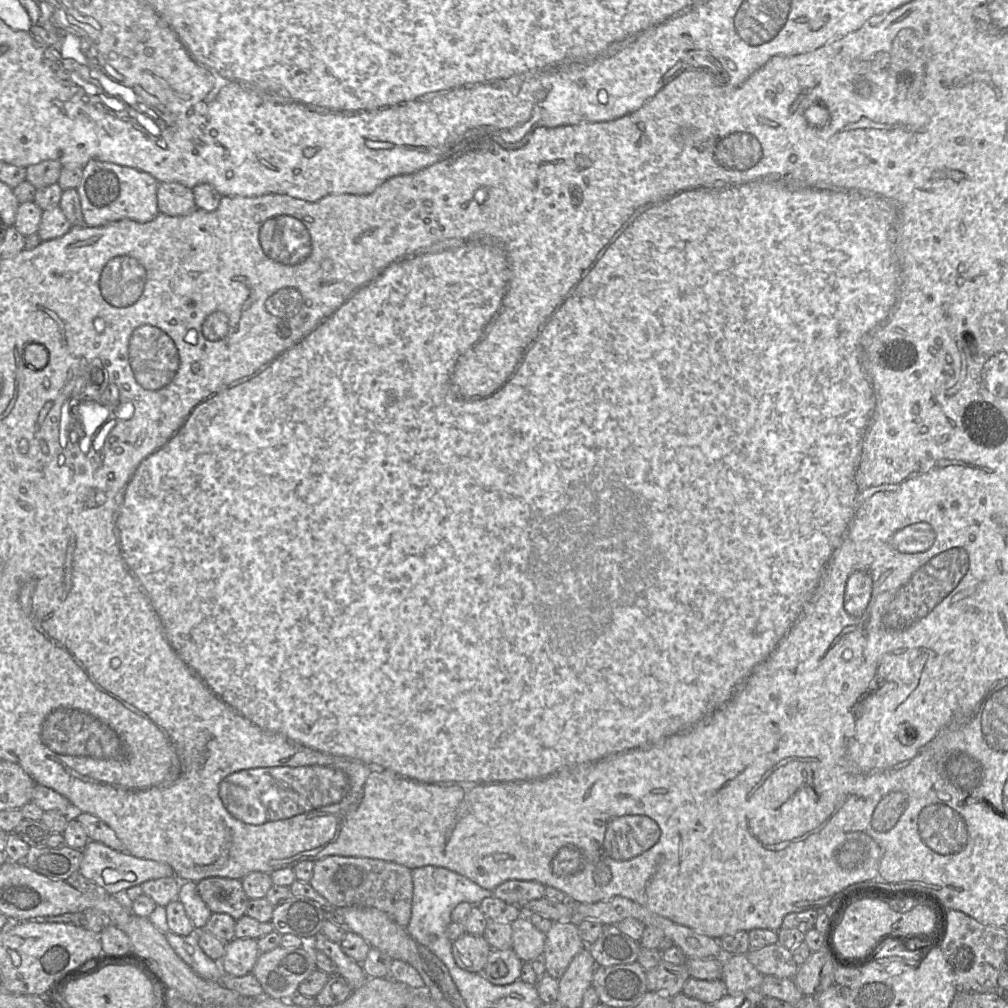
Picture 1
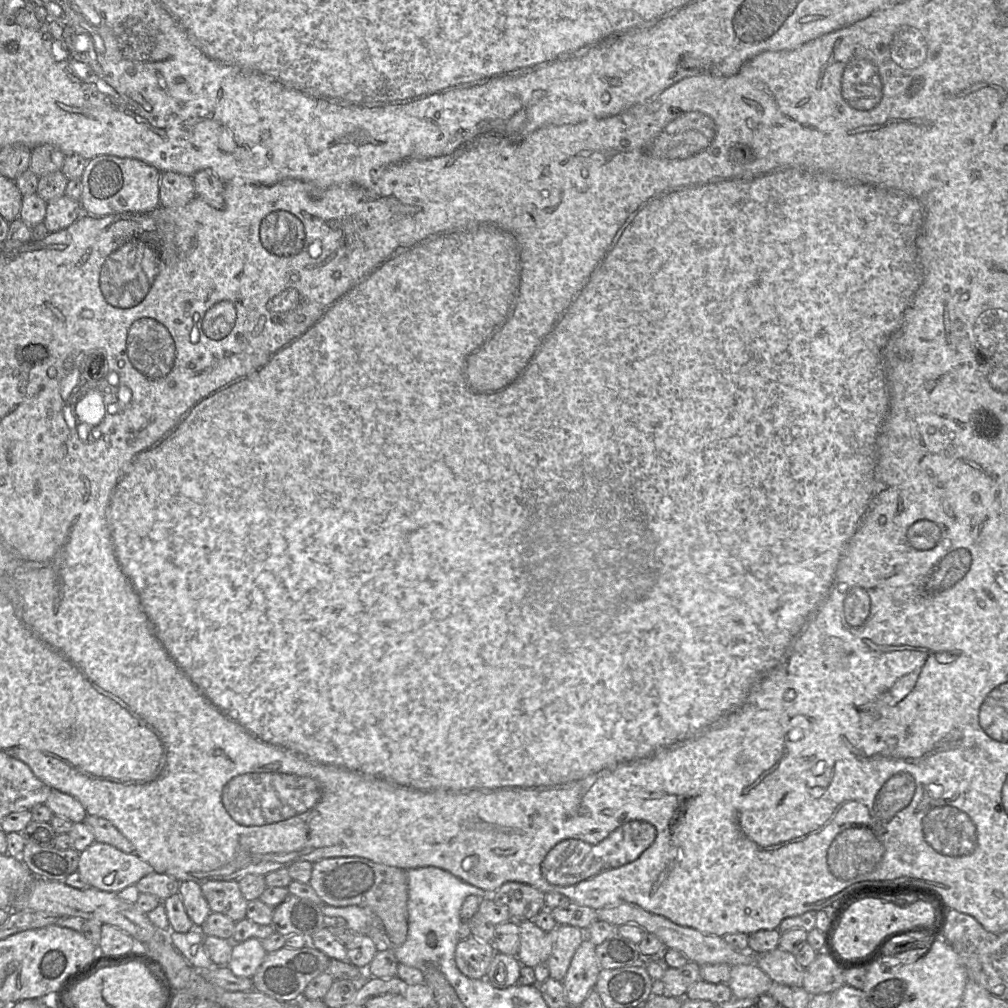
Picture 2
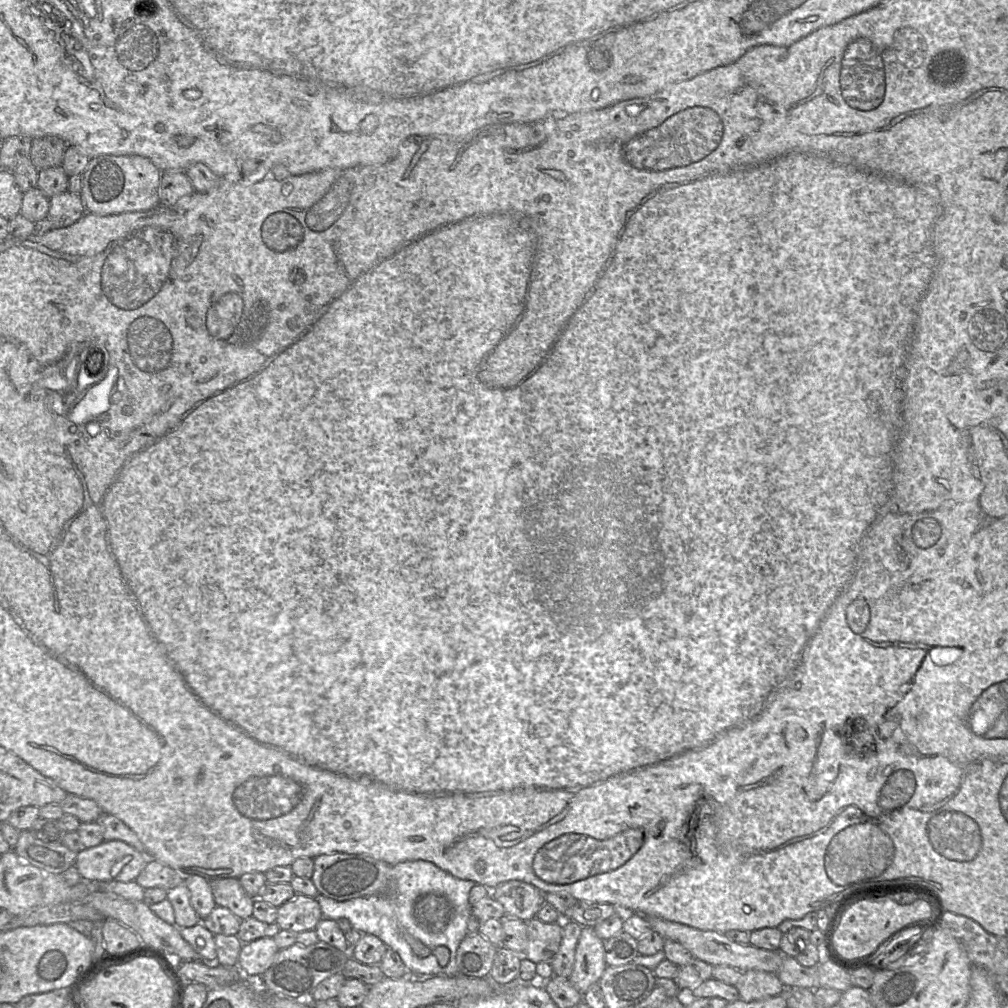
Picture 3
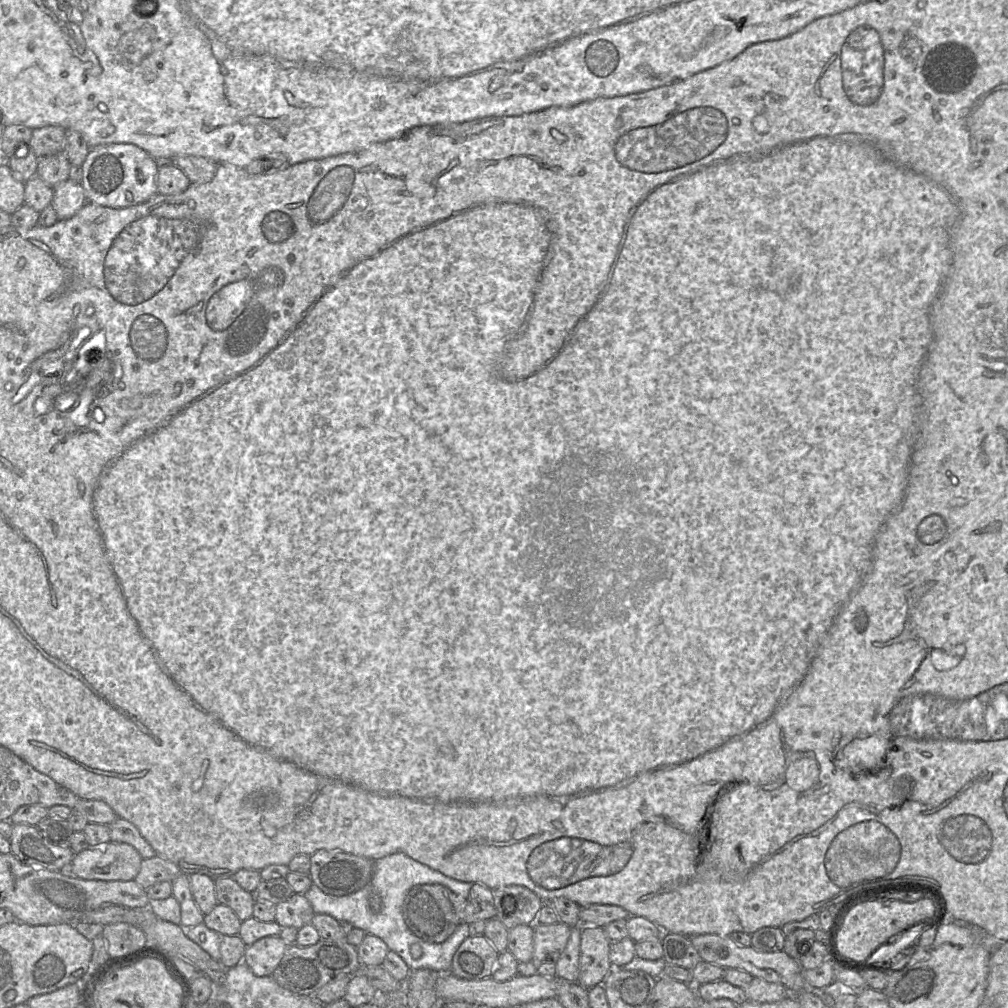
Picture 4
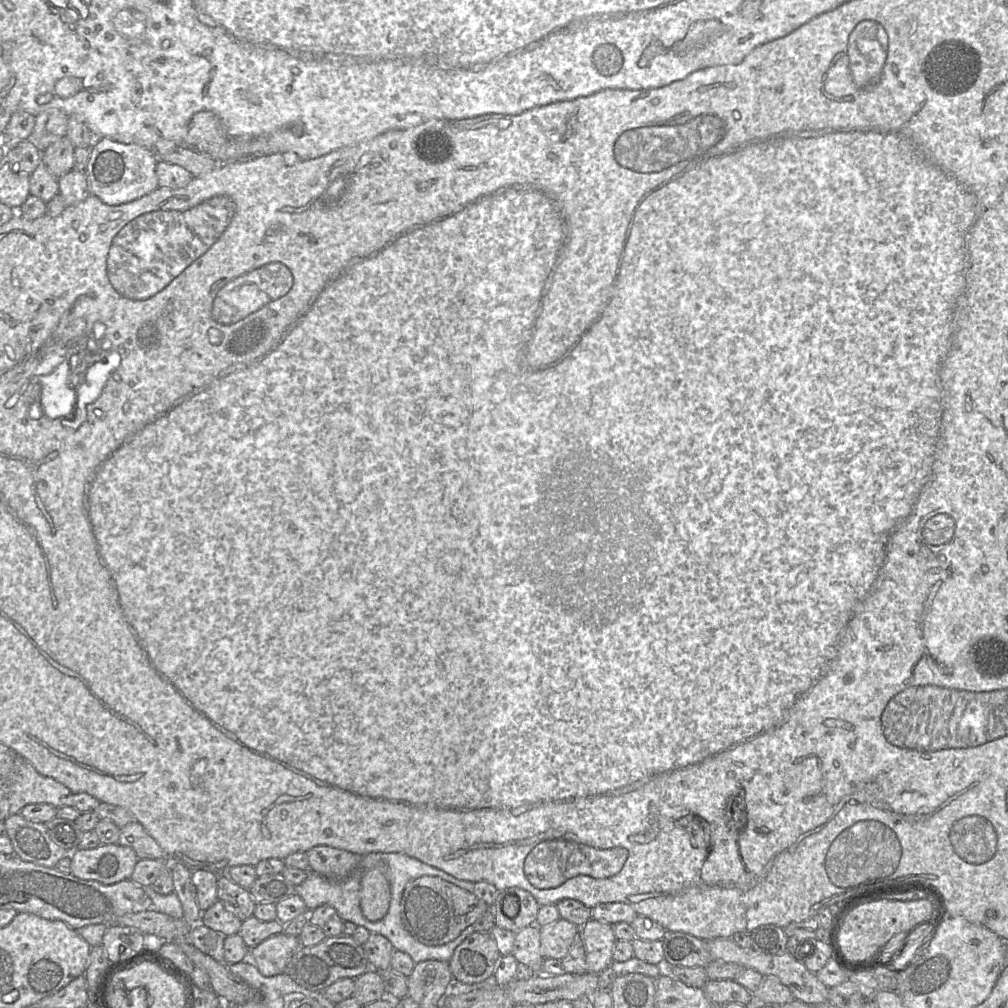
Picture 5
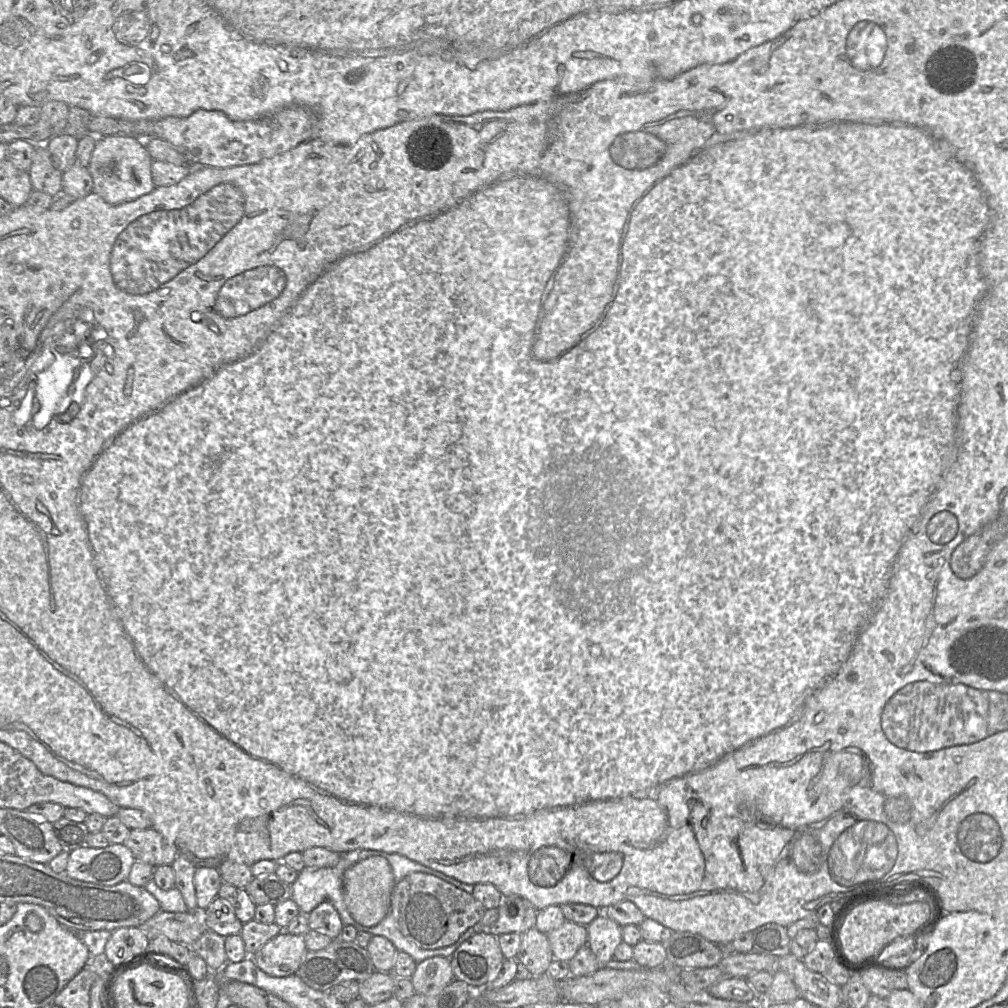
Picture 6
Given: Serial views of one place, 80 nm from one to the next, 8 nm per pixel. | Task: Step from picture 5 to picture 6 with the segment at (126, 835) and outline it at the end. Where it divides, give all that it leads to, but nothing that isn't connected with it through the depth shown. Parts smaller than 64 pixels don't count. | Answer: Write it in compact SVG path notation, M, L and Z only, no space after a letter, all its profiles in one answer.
M153 828L131 829L123 844L132 851L136 861L154 867L171 865L178 855L163 835Z

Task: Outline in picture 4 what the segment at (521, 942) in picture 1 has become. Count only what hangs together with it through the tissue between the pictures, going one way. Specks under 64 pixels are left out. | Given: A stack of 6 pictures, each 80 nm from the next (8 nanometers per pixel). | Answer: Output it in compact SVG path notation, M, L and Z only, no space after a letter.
M560 921L554 924L533 924L533 962L555 962L563 953L572 927Z

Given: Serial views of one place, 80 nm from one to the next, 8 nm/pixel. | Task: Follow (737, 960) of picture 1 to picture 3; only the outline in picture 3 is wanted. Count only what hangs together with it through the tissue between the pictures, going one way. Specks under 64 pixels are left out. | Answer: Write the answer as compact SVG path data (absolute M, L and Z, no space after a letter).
M748 970L741 974L735 988L738 990L742 1001L752 1002L781 995L786 987L775 973Z

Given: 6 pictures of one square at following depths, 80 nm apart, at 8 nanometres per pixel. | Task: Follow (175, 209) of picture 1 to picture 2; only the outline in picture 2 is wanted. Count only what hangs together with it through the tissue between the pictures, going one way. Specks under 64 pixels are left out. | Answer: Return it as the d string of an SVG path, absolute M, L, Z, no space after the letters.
M162 172L159 185L159 198L162 207L181 207L196 197L191 176Z

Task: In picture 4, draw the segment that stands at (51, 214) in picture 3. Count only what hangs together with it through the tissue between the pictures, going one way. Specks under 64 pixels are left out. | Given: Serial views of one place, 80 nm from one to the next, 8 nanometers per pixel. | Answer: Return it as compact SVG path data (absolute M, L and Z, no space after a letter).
M67 179L54 188L51 205L58 220L73 217L87 202L87 197L81 183Z

